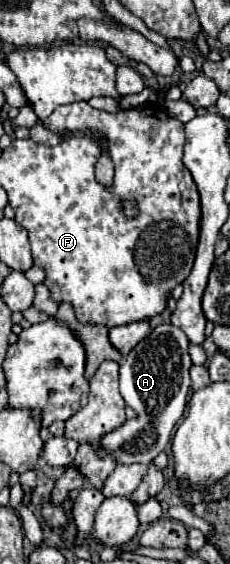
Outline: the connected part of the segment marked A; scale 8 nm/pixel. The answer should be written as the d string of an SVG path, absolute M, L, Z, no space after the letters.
M158 324L142 342L138 342L130 354L120 362L120 394L128 402L130 408L136 410L138 418L128 420L114 432L106 434L100 442L100 456L106 456L106 452L112 452L118 462L122 464L150 464L170 442L170 434L176 426L176 422L182 418L188 394L190 394L190 356L188 356L188 338L182 334L182 330L174 324Z

